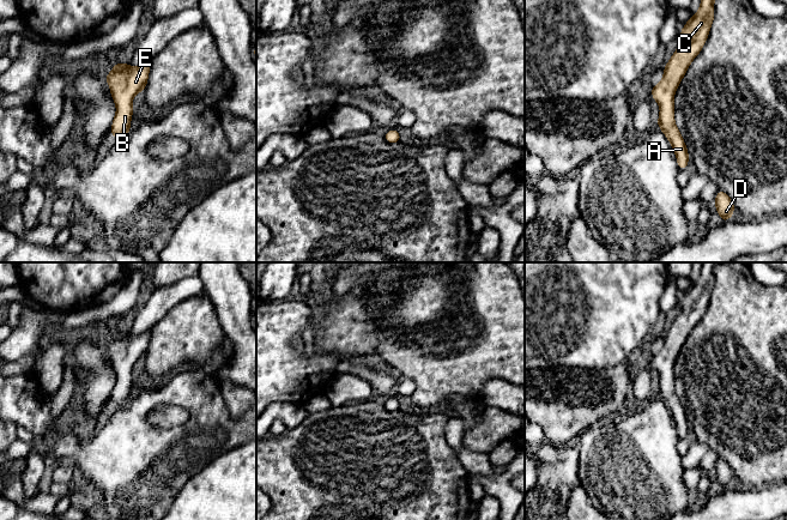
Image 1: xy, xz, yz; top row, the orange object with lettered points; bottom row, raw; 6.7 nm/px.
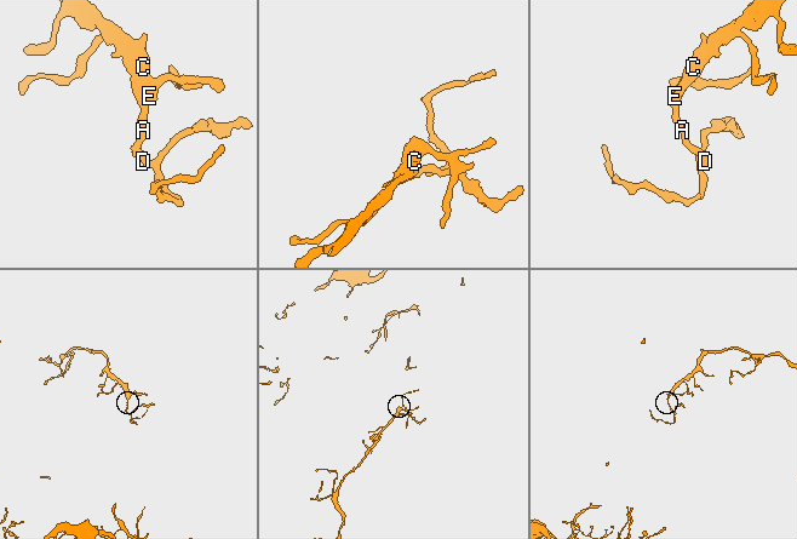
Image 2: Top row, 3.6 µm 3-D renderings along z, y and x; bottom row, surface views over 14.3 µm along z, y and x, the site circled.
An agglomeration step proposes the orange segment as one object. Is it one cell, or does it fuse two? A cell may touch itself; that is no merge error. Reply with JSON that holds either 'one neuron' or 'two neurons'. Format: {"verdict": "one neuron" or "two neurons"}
{"verdict": "one neuron"}

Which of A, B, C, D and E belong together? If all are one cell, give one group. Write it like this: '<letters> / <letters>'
A B C D E

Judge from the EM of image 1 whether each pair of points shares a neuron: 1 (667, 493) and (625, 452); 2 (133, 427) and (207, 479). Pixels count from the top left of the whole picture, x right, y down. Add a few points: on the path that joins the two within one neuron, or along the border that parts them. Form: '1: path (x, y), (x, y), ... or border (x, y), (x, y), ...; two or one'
1: path (657, 483), (636, 463); one
2: border (219, 454), (195, 472), (179, 493); two

